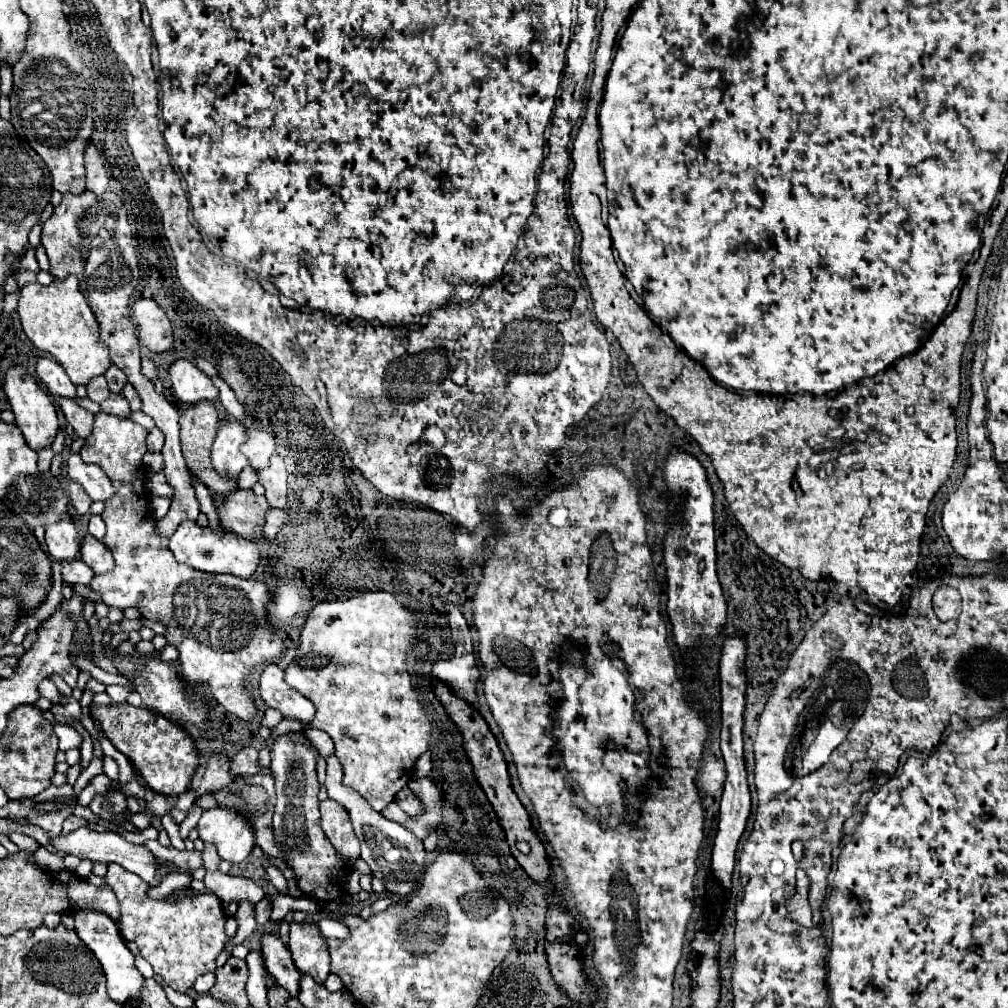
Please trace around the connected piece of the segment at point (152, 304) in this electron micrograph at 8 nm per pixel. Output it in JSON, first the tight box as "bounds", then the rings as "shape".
{"bounds":[133,300,173,356],"shape":[[[137,300],[133,304],[133,318],[145,354],[153,356],[173,348],[173,326],[155,300]]]}

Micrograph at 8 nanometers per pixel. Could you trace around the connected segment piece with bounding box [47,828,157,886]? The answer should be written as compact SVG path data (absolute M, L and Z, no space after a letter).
M79 828L75 832L69 832L69 834L59 834L59 836L51 836L47 834L49 840L51 840L51 846L57 850L57 852L63 852L63 854L73 854L81 860L93 860L93 862L103 862L103 864L109 864L109 862L117 862L121 864L125 870L137 874L139 878L143 878L145 882L149 882L151 886L157 884L155 880L155 870L157 870L157 858L143 846L137 846L137 844L131 844L127 842L121 834L115 834L115 832L93 832L89 828Z

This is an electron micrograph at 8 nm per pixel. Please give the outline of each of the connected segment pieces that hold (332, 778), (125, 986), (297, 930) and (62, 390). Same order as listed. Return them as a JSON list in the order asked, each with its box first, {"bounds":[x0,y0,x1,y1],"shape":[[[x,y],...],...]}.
[{"bounds":[325,754,427,898],"shape":[[[335,754],[327,756],[325,760],[327,760],[327,780],[325,780],[327,794],[329,794],[329,798],[337,800],[339,804],[343,804],[347,808],[347,812],[349,812],[349,816],[353,820],[355,834],[361,840],[361,858],[369,864],[373,876],[383,882],[387,892],[393,892],[393,894],[399,894],[399,896],[405,898],[407,882],[419,880],[419,876],[423,876],[423,872],[425,872],[425,856],[427,856],[427,852],[423,848],[423,842],[417,836],[413,836],[413,832],[409,832],[407,828],[401,828],[401,824],[397,824],[393,820],[387,820],[379,812],[375,812],[359,796],[359,792],[343,786],[341,784],[343,768],[341,768],[341,764],[339,764]]]},{"bounds":[73,912,145,1004],"shape":[[[77,912],[73,918],[75,918],[75,932],[91,948],[91,952],[95,954],[95,958],[103,966],[103,972],[107,976],[107,994],[109,994],[109,998],[113,1002],[123,1002],[123,1004],[137,1002],[139,992],[145,984],[145,978],[137,970],[135,956],[125,946],[125,940],[121,938],[117,924],[109,916],[101,916],[101,912]]]},{"bounds":[289,922,329,984],"shape":[[[291,922],[289,950],[299,972],[309,974],[317,984],[323,984],[329,976],[329,952],[327,940],[313,924]]]},{"bounds":[35,358,75,398],"shape":[[[39,358],[35,372],[39,376],[39,380],[49,388],[51,394],[55,396],[65,396],[65,398],[73,398],[75,396],[75,386],[69,380],[69,376],[65,374],[65,370],[51,358]]]}]

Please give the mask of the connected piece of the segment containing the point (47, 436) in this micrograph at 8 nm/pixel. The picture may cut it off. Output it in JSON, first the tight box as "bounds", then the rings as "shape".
{"bounds":[5,366,59,452],"shape":[[[11,366],[7,370],[5,394],[7,394],[7,400],[9,400],[11,410],[15,414],[17,426],[21,428],[21,432],[27,440],[27,446],[37,452],[43,448],[51,448],[51,444],[59,432],[59,420],[57,420],[57,412],[51,402],[51,396],[39,388],[37,380],[33,376],[29,376],[23,366]]]}

